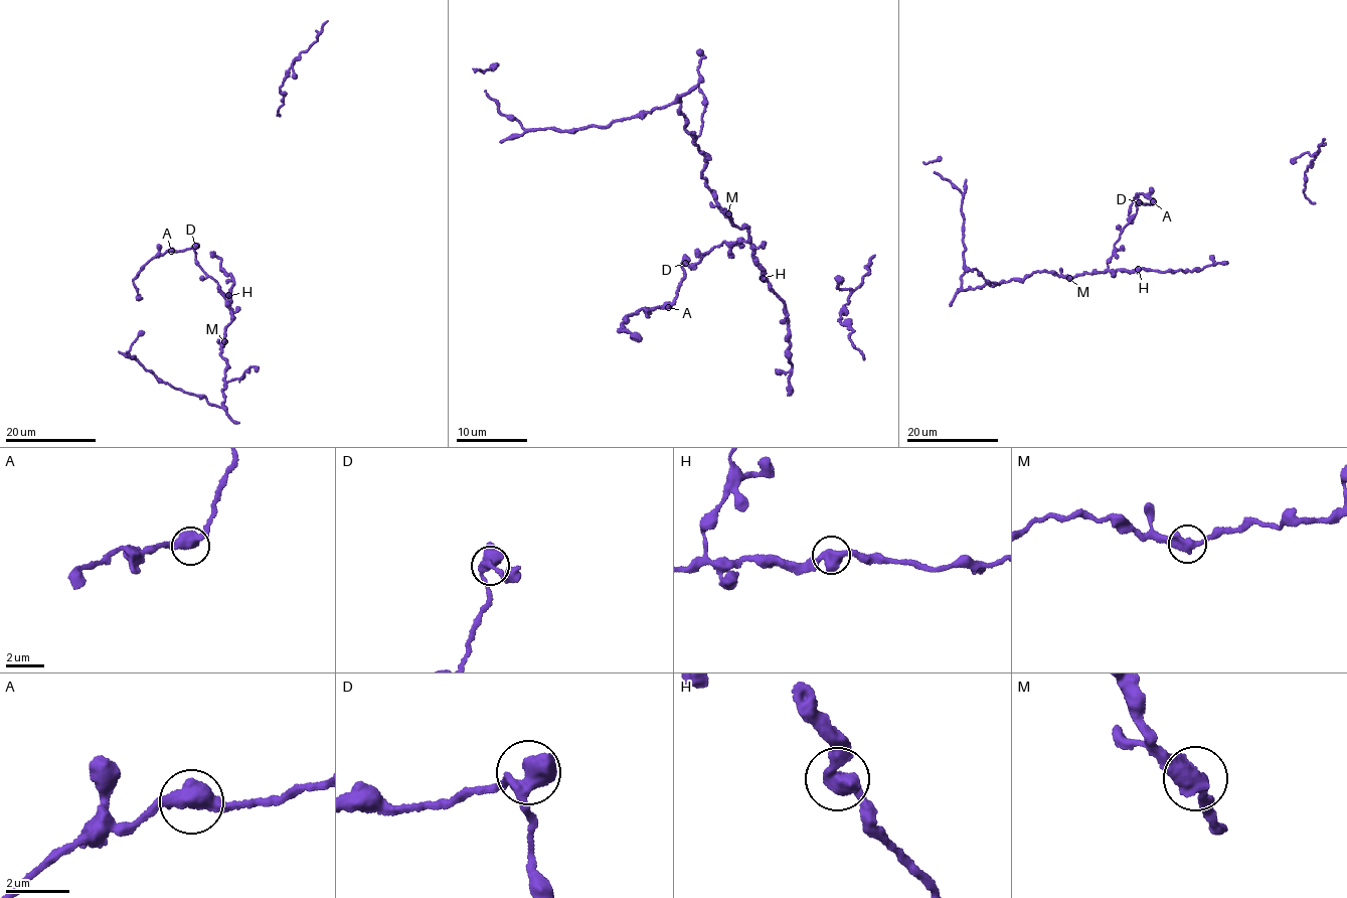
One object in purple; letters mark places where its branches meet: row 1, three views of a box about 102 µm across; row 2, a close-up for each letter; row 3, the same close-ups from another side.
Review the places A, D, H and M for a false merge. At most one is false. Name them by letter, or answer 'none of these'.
none of these

